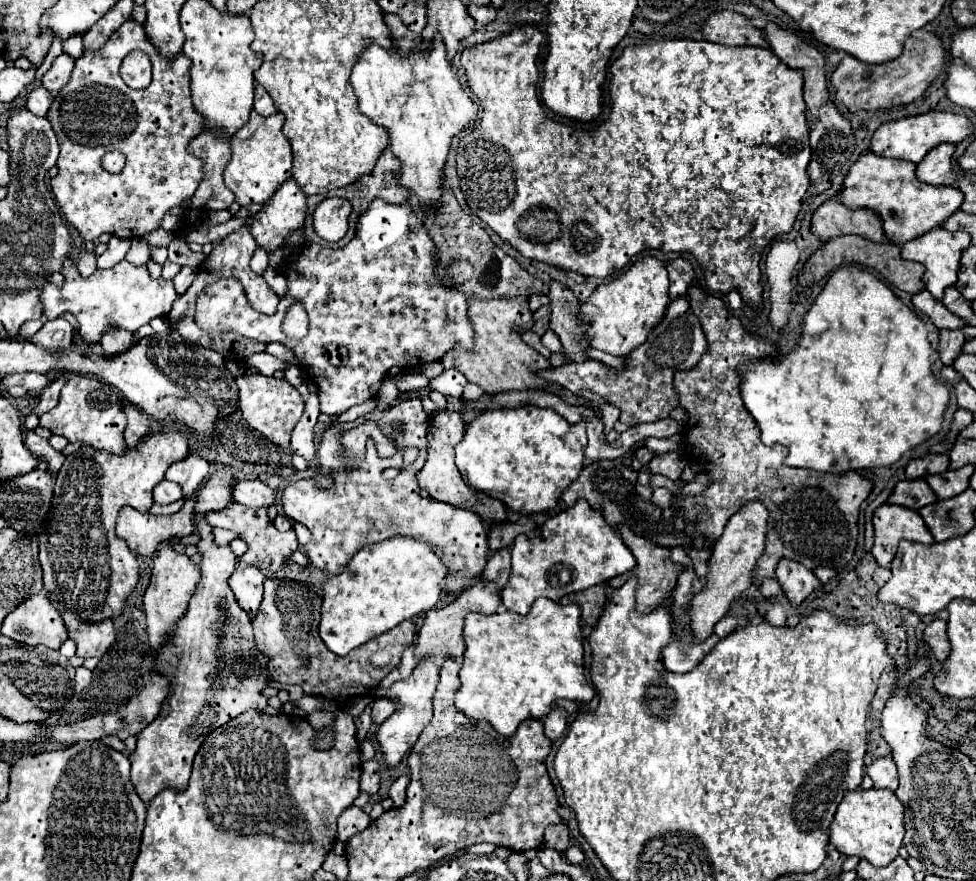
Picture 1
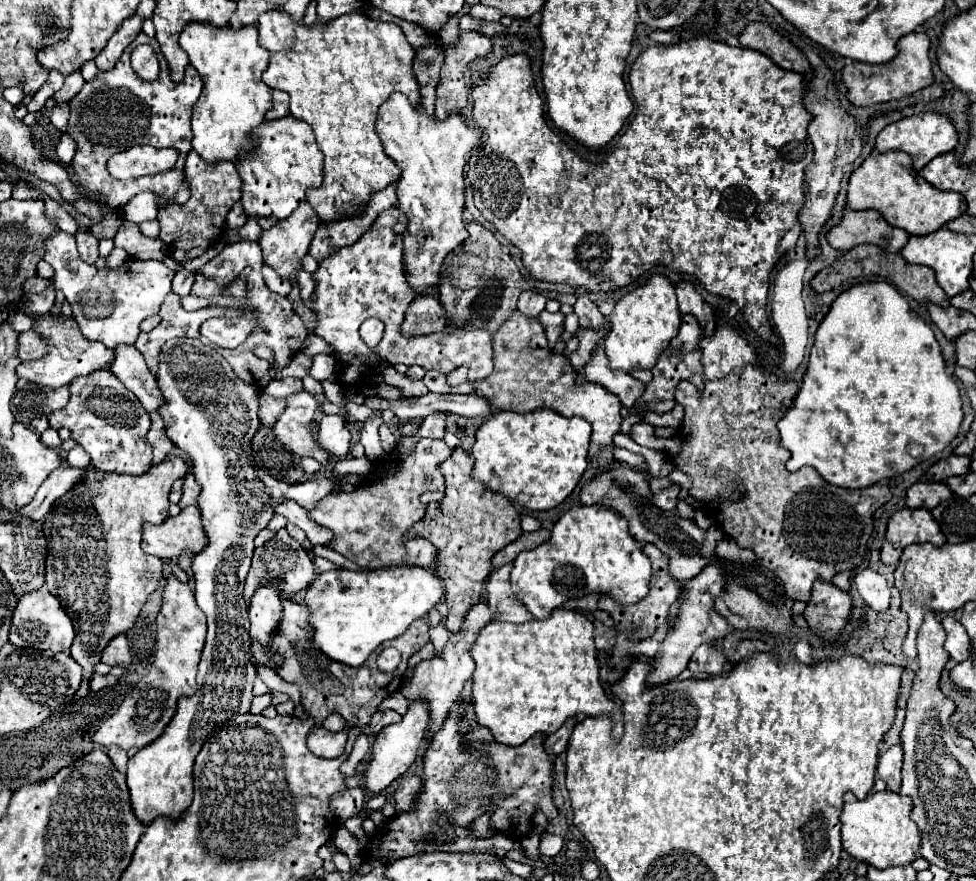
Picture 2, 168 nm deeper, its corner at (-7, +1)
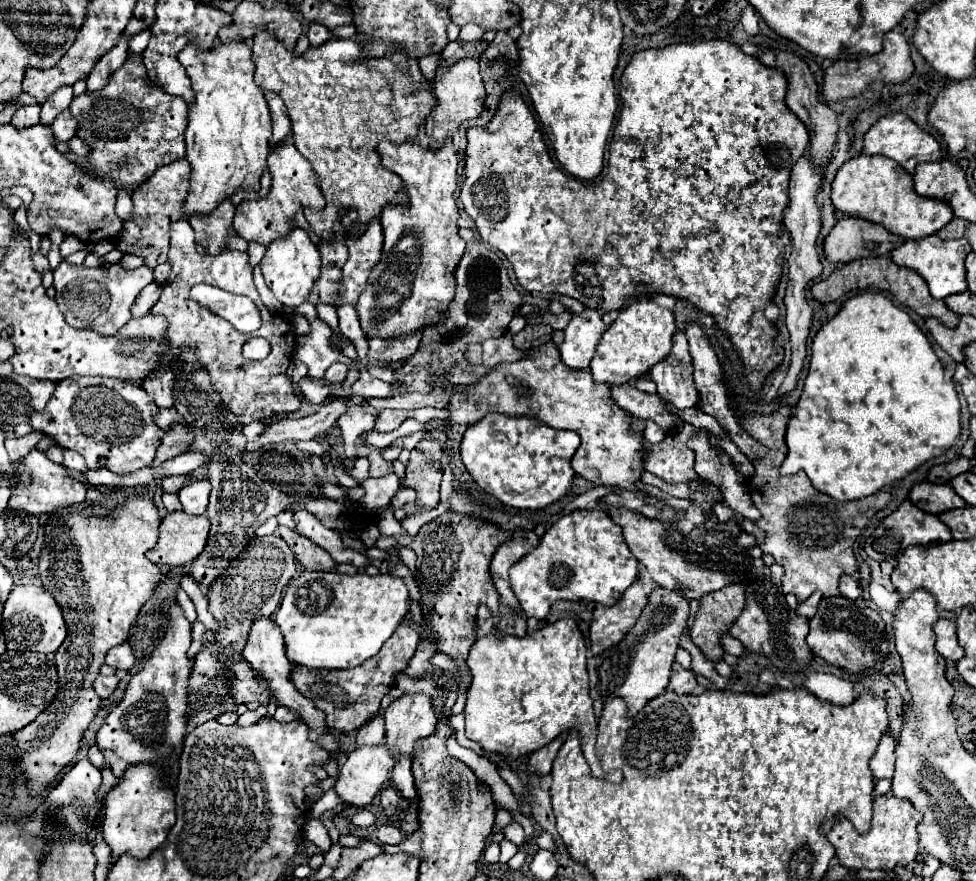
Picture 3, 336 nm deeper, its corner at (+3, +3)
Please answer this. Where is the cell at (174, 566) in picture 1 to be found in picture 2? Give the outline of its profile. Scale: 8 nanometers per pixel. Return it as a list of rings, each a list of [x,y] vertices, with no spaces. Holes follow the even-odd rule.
[[[174,575],[166,579],[162,597],[164,603],[156,619],[158,635],[150,673],[136,683],[136,687],[126,695],[118,711],[102,723],[100,731],[96,731],[96,743],[104,747],[108,745],[118,745],[120,749],[146,747],[164,733],[166,725],[176,715],[178,699],[190,697],[196,691],[196,667],[206,639],[206,615],[196,605],[194,591],[188,587],[188,583],[180,583]]]

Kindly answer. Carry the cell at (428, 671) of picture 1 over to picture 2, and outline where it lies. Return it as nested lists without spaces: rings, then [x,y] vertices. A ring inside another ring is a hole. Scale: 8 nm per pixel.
[[[412,701],[408,705],[408,713],[402,717],[400,723],[388,725],[384,727],[372,743],[372,755],[364,773],[364,787],[372,793],[380,793],[384,791],[394,779],[398,779],[400,775],[404,775],[408,771],[408,767],[416,761],[416,757],[422,751],[424,745],[424,735],[426,735],[426,727],[428,727],[428,705],[422,701]]]

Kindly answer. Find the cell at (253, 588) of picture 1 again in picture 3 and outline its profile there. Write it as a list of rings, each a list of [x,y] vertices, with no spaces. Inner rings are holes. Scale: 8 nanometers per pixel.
[[[258,617],[252,627],[250,627],[250,633],[248,633],[248,639],[246,639],[246,645],[242,649],[242,655],[246,657],[246,661],[252,665],[254,671],[260,673],[260,677],[264,679],[264,683],[268,685],[268,691],[272,693],[274,701],[278,705],[284,705],[292,711],[296,711],[300,715],[300,719],[312,729],[312,741],[320,741],[320,747],[322,749],[328,749],[332,753],[340,753],[344,751],[342,745],[336,745],[336,739],[328,733],[328,727],[326,727],[326,721],[324,721],[324,715],[312,705],[312,701],[308,701],[306,697],[302,697],[296,687],[290,683],[290,671],[292,671],[292,663],[288,661],[286,657],[286,645],[284,645],[284,637],[280,633],[280,627],[276,625],[276,621],[272,617]]]

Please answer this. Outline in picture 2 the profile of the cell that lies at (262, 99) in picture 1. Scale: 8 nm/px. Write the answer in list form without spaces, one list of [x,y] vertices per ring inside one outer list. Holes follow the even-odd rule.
[[[272,91],[272,95],[274,95],[274,107],[266,113],[266,119],[268,121],[274,121],[274,119],[282,119],[282,117],[286,117],[286,115],[290,115],[290,109],[288,109],[288,99],[290,99],[290,95],[286,95],[286,93],[282,93],[282,91]]]

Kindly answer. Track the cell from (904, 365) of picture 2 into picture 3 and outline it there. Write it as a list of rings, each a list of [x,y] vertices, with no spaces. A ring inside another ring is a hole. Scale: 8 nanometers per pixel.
[[[856,293],[854,297],[846,299],[840,307],[840,311],[822,325],[822,329],[814,335],[812,339],[812,357],[810,357],[810,367],[808,367],[808,377],[806,377],[806,385],[804,391],[800,395],[798,405],[794,407],[790,421],[788,421],[788,429],[786,429],[786,445],[788,445],[788,455],[780,467],[782,475],[794,475],[796,471],[804,471],[808,475],[808,479],[812,481],[812,485],[822,491],[828,493],[832,499],[836,501],[852,501],[852,499],[862,499],[868,497],[872,493],[876,493],[880,487],[890,485],[892,481],[898,481],[902,477],[906,477],[912,469],[916,469],[918,465],[922,465],[924,461],[942,455],[948,447],[952,447],[956,443],[960,435],[960,403],[958,403],[958,395],[952,383],[944,381],[944,371],[942,371],[942,363],[938,361],[936,353],[930,347],[930,341],[926,339],[926,335],[918,329],[918,325],[910,319],[910,315],[904,309],[898,309],[886,295],[882,293]]]

